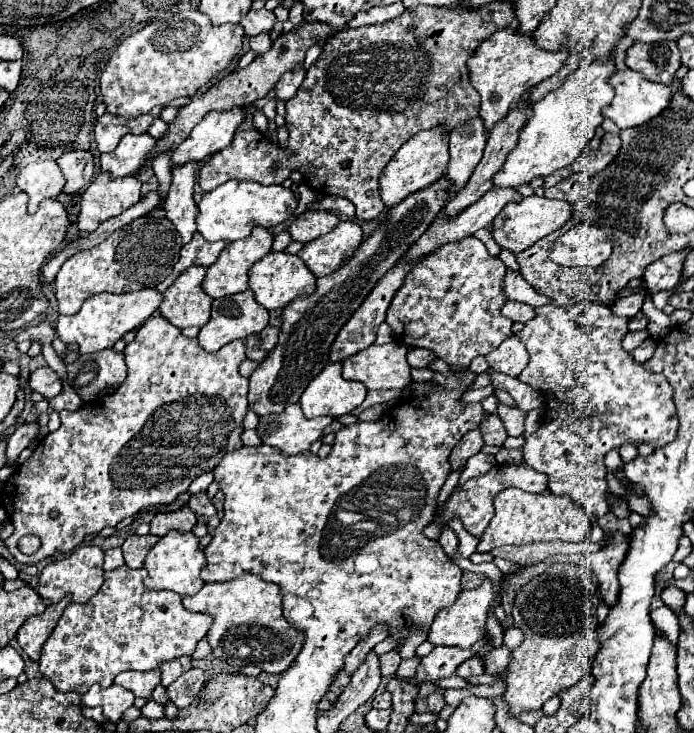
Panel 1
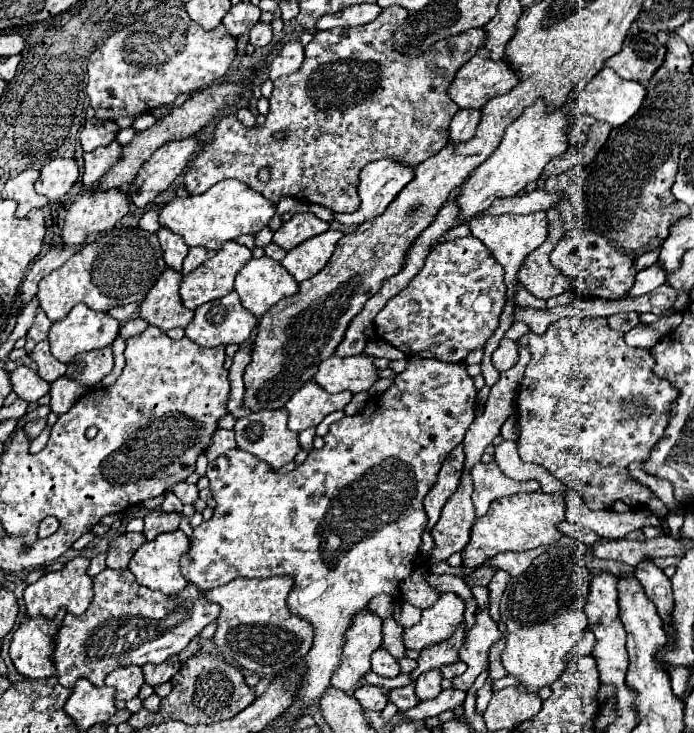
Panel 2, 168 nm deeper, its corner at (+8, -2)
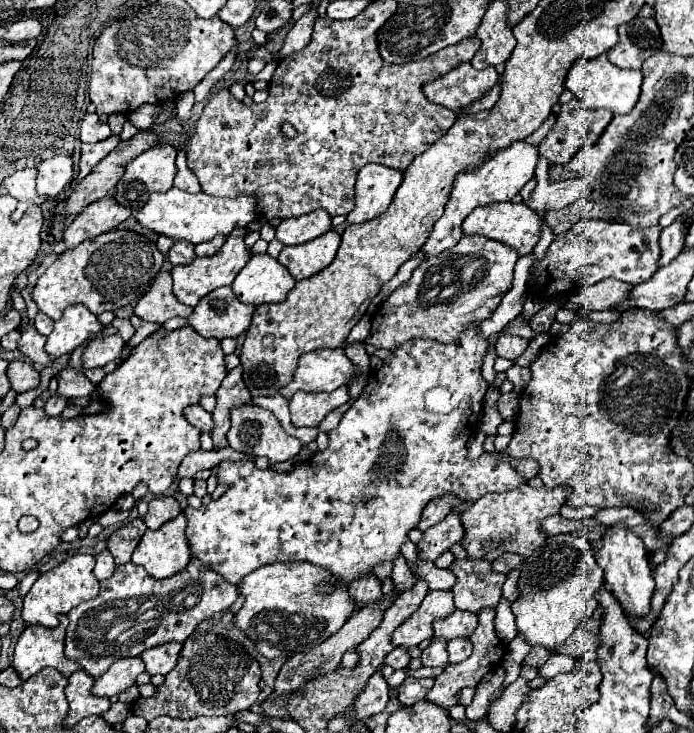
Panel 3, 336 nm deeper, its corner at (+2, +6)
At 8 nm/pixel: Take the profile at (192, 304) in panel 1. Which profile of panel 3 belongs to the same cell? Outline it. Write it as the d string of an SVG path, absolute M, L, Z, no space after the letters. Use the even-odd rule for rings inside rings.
M160 272L154 278L150 290L134 306L134 314L146 322L164 324L166 320L170 320L174 316L188 318L192 314L192 308L184 306L182 302L176 300L176 296L172 292L170 272Z

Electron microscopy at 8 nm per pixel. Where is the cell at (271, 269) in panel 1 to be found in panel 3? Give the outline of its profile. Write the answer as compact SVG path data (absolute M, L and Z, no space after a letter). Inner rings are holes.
M252 254L248 264L232 282L236 298L244 304L272 304L282 302L294 288L296 280L268 254Z

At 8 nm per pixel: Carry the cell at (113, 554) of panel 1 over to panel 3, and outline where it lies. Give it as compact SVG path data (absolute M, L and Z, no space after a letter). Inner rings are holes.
M102 550L98 556L96 556L96 566L94 566L94 576L98 580L106 580L114 574L116 570L116 564L114 564L114 558L108 550Z

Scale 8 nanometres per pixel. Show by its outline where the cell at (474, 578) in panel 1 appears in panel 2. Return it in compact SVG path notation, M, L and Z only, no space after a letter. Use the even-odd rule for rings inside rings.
M484 566L484 568L480 568L480 570L476 570L472 576L468 576L466 578L466 584L478 584L478 586L488 586L488 582L492 580L492 576L494 576L494 572L496 572L496 568L488 568L488 566Z

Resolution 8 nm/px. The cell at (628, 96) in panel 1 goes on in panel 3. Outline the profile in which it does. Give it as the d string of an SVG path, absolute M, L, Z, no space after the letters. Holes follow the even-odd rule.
M606 54L596 56L596 58L580 58L566 74L564 88L570 90L574 96L578 96L584 106L596 110L596 108L608 108L614 114L628 114L632 106L636 104L636 98L640 94L640 82L642 82L642 72L640 70L624 70L614 66Z

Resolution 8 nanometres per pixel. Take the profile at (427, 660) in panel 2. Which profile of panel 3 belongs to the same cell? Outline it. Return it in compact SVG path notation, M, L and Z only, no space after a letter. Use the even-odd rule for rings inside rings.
M454 610L450 616L436 620L434 624L434 636L442 638L460 638L460 636L470 636L474 628L478 626L478 616L472 612L462 612Z

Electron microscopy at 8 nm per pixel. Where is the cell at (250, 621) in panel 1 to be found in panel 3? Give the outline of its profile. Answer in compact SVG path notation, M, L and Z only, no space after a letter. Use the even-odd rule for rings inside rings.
M276 562L276 564L260 566L252 574L248 574L238 588L240 594L244 594L246 602L236 614L236 626L244 630L256 642L258 652L270 660L280 656L290 658L292 654L310 650L312 646L328 640L334 632L338 632L344 626L344 622L350 618L350 614L356 608L356 602L348 596L344 584L338 582L334 574L312 562ZM322 586L334 586L334 588L330 592L322 592L322 590L318 592L318 588Z

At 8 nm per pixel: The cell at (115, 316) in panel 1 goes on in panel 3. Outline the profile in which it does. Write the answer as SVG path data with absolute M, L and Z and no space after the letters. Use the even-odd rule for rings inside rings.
M80 304L68 306L62 318L54 324L54 330L46 340L46 352L50 354L50 358L70 354L88 336L98 334L100 330L102 330L102 324L90 310L86 310Z

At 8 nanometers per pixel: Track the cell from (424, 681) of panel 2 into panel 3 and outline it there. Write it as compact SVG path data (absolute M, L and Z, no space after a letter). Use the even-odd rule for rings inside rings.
M432 638L430 646L424 648L420 660L422 660L422 666L446 666L448 664L446 640L444 638Z

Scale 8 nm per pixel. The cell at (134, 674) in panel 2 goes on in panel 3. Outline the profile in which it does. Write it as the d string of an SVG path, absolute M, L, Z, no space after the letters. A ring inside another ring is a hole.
M120 658L104 672L104 676L96 678L92 694L106 698L120 694L126 688L134 686L138 674L142 672L144 672L144 662L140 658Z

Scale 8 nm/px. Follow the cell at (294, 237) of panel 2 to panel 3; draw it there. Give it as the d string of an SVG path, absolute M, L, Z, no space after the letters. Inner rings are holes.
M314 210L310 214L298 216L298 218L282 220L280 226L276 228L276 240L280 240L286 246L310 242L310 240L326 234L332 228L330 220L332 218L324 210Z

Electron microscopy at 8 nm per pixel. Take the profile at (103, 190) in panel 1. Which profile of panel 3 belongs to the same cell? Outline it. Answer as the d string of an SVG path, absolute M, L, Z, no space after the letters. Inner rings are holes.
M106 196L98 202L92 202L76 216L76 220L64 232L64 244L68 250L72 250L88 238L96 238L118 228L118 224L122 224L130 216L132 210L120 206L118 202L112 202L112 196Z

